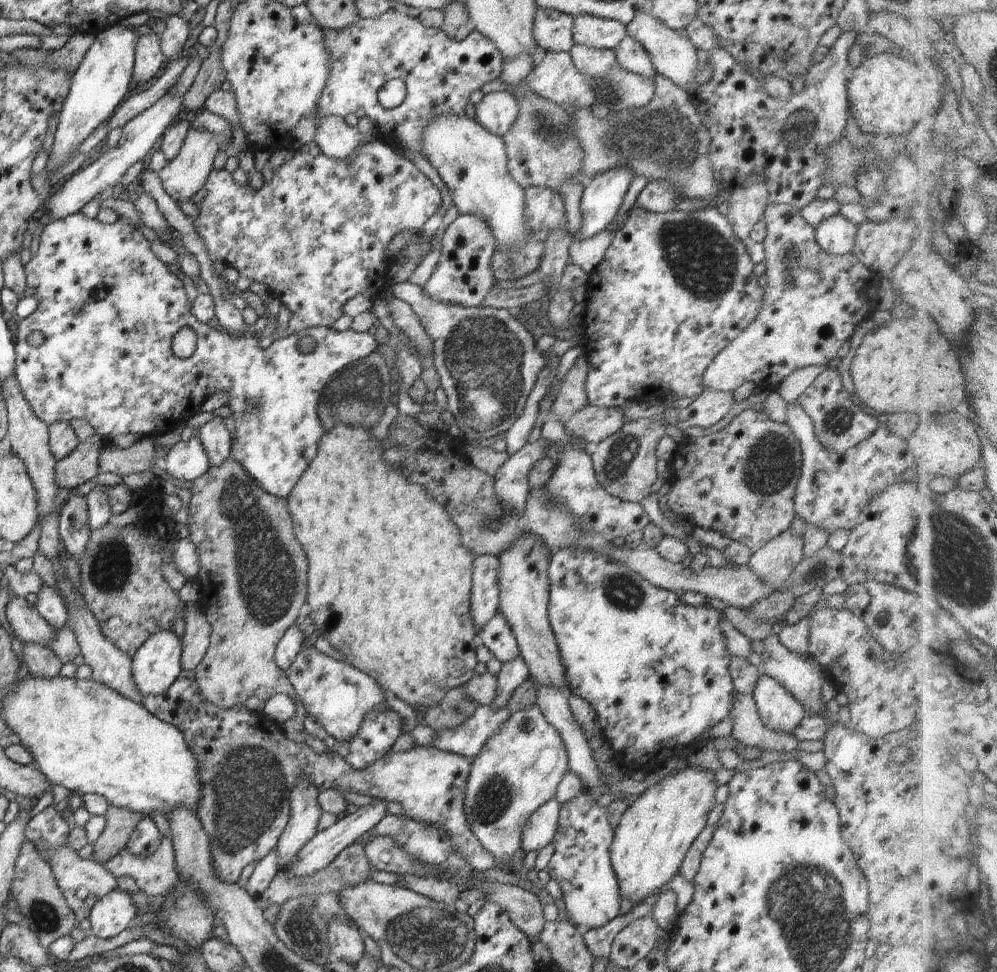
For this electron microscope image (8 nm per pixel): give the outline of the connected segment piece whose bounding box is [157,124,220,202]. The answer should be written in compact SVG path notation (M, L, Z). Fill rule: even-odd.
M191 127L188 129L186 138L180 147L176 158L168 161L168 164L157 175L161 180L163 189L168 196L171 196L176 202L182 200L191 200L191 198L203 187L207 181L210 171L213 169L213 160L217 155L219 140L215 134L206 129Z

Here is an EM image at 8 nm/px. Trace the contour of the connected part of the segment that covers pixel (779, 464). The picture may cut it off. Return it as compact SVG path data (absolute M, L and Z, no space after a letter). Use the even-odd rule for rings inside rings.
M748 408L738 414L738 416L735 416L727 426L718 430L718 432L699 437L686 436L677 443L677 449L674 451L674 481L670 483L671 490L668 493L667 506L669 510L673 511L676 515L688 517L695 526L700 526L700 528L705 530L714 530L714 532L718 531L720 534L736 540L736 542L746 544L752 552L756 552L760 550L768 540L791 528L793 518L796 515L794 502L795 488L801 477L802 459L803 456L799 440L790 430L788 423L778 423L769 419L768 415L761 409L754 410Z

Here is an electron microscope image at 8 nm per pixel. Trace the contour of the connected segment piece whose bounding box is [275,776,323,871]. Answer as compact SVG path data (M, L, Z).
M299 776L289 797L289 816L285 829L275 846L277 860L284 864L279 870L284 871L292 864L296 855L320 830L323 810L318 802L319 790Z

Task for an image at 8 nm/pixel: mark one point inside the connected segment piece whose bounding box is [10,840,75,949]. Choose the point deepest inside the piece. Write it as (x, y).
(45, 911)

